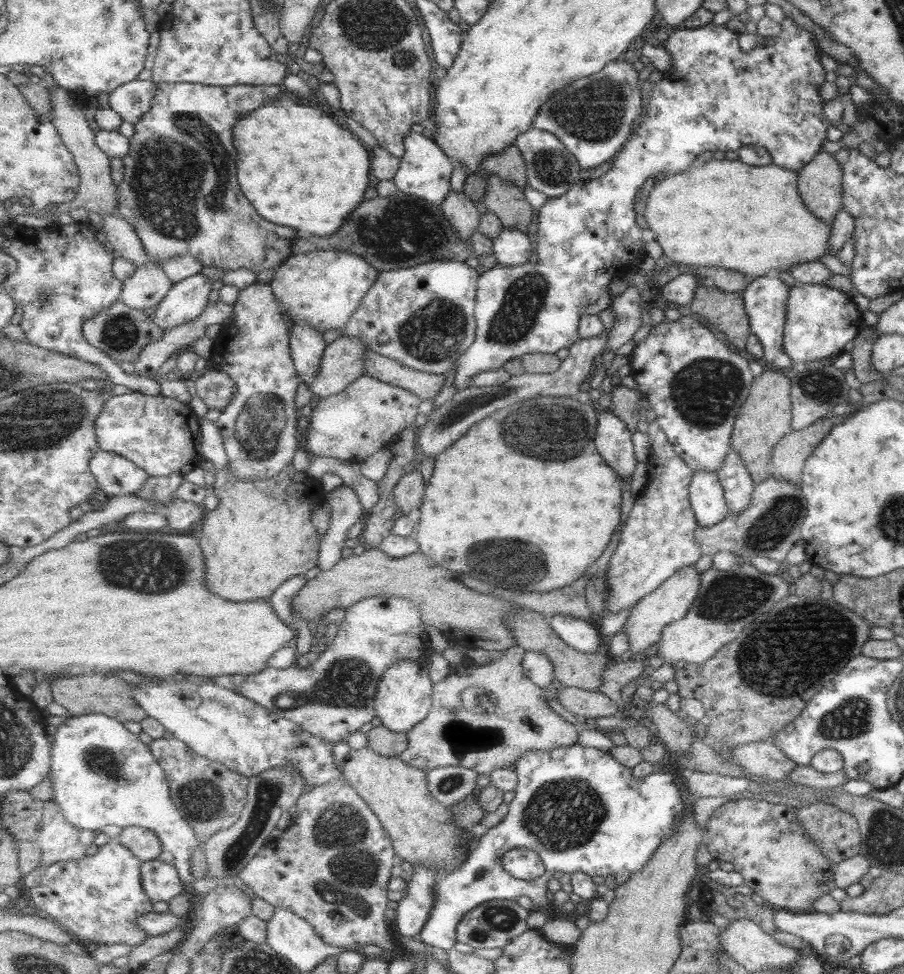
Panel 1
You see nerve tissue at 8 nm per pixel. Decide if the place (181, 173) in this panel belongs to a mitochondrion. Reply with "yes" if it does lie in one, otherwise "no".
yes

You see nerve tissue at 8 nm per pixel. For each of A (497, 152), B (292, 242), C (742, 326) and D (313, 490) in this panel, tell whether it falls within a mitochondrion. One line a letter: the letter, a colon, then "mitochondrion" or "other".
A: other
B: other
C: other
D: other

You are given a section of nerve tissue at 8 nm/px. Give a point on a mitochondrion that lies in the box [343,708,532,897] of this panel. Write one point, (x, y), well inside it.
(462, 737)

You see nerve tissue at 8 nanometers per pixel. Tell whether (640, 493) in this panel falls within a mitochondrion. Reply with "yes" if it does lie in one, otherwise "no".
no

